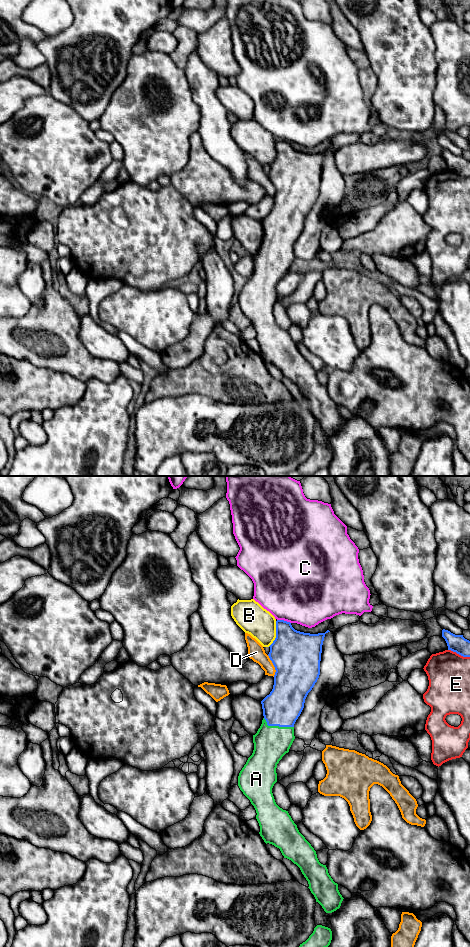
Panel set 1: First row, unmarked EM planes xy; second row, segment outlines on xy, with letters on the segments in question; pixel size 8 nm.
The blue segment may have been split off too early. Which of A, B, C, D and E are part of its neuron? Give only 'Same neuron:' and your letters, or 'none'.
Same neuron: A

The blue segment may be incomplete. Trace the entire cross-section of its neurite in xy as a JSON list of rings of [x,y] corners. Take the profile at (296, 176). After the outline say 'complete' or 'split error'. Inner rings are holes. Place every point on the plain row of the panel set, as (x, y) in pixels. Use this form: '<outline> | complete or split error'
[[[284,140],[276,141],[276,158],[269,166],[270,172],[268,174],[276,190],[274,205],[270,214],[261,221],[264,238],[257,253],[253,255],[254,270],[239,293],[238,306],[256,330],[256,339],[260,346],[259,354],[264,362],[279,368],[284,378],[291,380],[300,388],[302,394],[308,401],[308,408],[314,415],[316,422],[322,426],[326,433],[332,433],[340,428],[344,419],[338,410],[338,404],[335,403],[329,395],[326,385],[319,382],[316,371],[299,352],[297,345],[292,340],[288,331],[283,330],[276,324],[272,313],[272,308],[277,302],[277,284],[282,277],[289,272],[295,259],[294,244],[304,228],[305,219],[308,213],[312,210],[319,198],[322,165],[325,154],[328,152],[330,151],[327,150],[325,153],[318,154],[304,153],[295,150],[290,142]]] | split error

